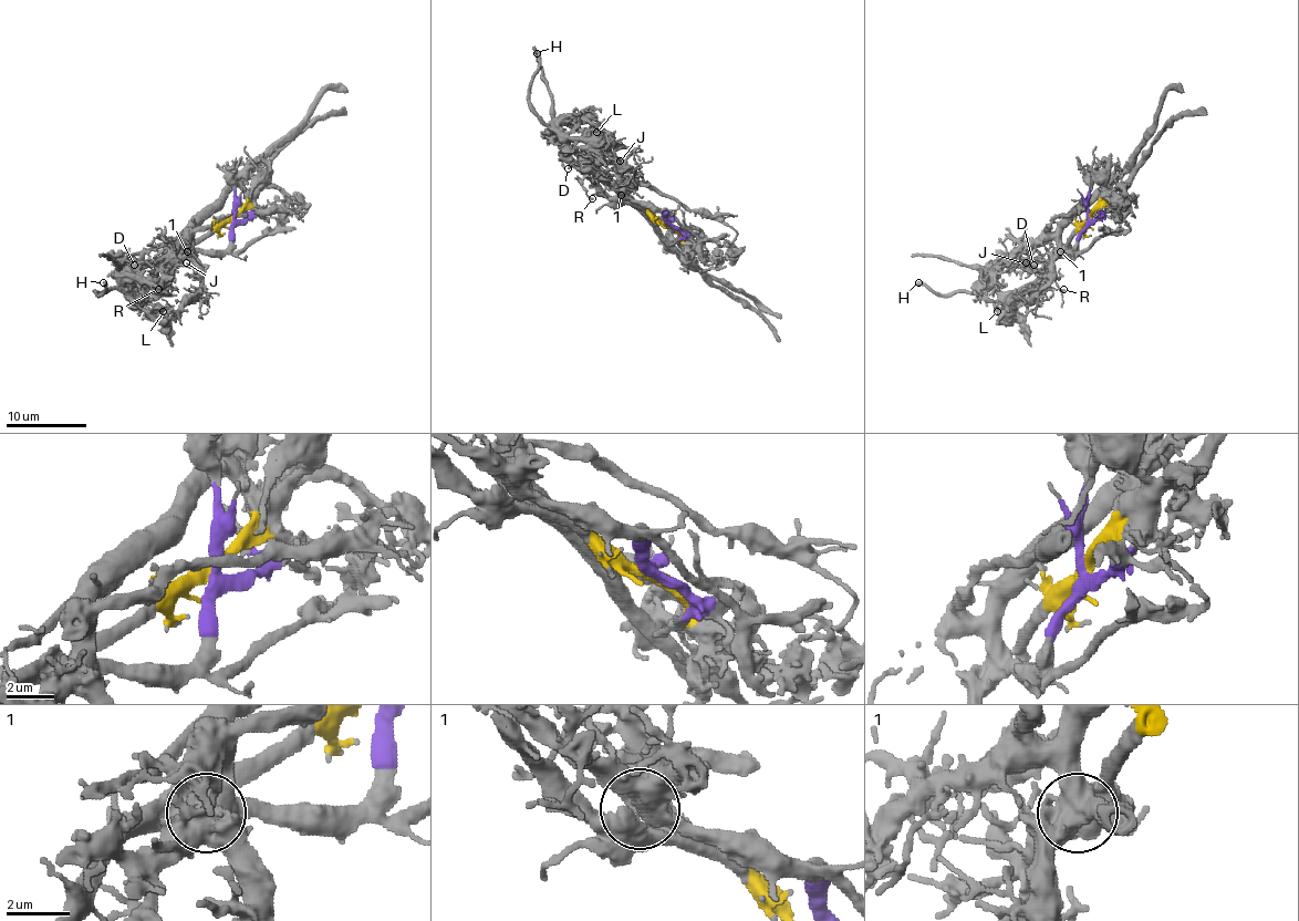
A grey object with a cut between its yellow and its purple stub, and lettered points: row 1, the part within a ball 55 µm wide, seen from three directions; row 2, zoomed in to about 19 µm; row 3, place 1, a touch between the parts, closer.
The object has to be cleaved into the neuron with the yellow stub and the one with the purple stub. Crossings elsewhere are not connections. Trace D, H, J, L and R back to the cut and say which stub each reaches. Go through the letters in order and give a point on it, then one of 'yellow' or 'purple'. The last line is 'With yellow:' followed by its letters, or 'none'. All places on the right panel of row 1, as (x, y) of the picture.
D: (1033, 265) | purple
H: (918, 282) | yellow
J: (1026, 262) | purple
L: (997, 311) | yellow
R: (1063, 289) | yellow
With yellow: H, L, R

